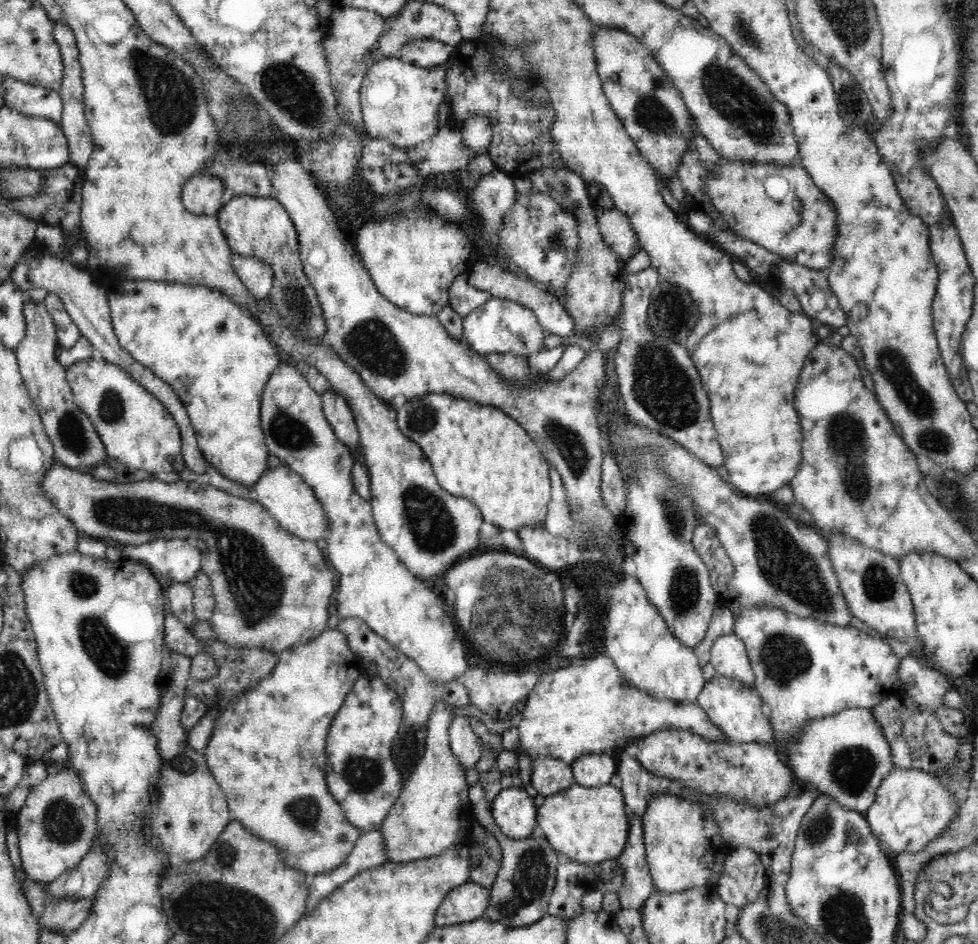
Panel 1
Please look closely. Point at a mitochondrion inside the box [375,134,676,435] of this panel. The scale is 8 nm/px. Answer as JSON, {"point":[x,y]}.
{"point":[558,240]}

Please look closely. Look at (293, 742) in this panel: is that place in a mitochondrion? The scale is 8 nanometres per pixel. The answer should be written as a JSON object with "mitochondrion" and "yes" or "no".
{"mitochondrion":"no"}

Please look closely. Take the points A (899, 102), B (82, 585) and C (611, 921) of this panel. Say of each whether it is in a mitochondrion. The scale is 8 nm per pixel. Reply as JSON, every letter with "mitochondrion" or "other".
{"A":"other","B":"mitochondrion","C":"other"}

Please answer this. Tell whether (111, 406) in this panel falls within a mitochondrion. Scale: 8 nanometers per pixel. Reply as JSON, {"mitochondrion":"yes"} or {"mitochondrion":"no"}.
{"mitochondrion":"yes"}

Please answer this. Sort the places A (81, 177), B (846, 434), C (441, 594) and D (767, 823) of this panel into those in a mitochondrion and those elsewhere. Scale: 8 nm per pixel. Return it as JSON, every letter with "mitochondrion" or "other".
{"A":"other","B":"mitochondrion","C":"other","D":"other"}

